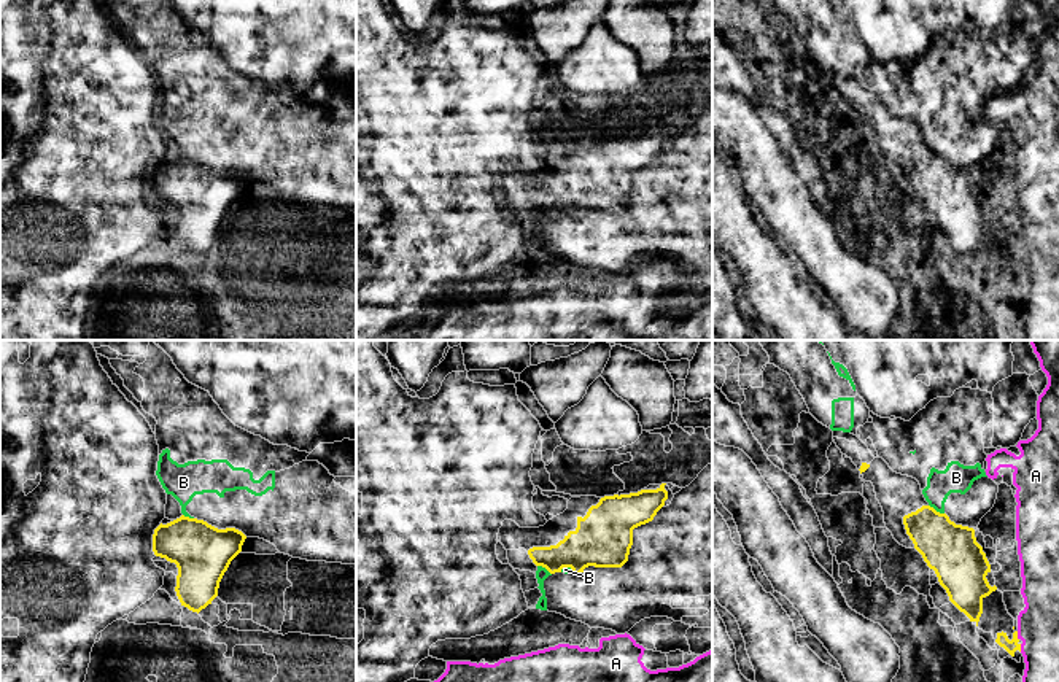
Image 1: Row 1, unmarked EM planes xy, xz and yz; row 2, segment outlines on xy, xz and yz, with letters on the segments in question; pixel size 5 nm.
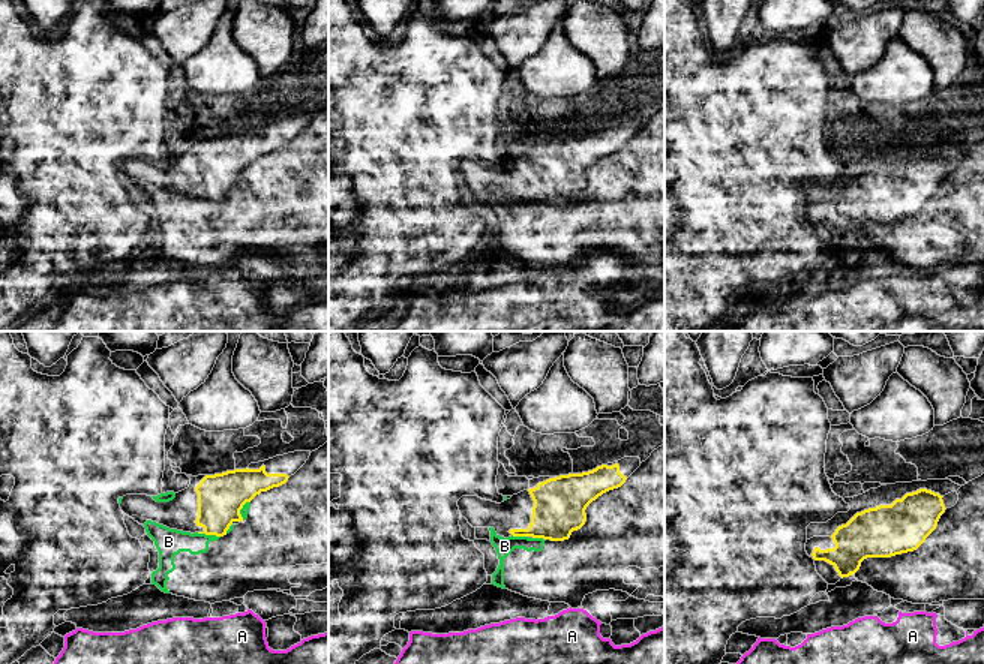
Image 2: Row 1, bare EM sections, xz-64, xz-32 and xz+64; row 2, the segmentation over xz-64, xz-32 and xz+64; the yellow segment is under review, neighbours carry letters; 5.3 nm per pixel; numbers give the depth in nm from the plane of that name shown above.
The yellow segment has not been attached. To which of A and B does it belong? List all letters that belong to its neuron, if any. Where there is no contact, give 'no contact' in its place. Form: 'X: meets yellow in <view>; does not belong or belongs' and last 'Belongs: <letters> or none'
A: meets yellow in yz; does not belong
B: meets yellow in yz; belongs
Belongs: B

